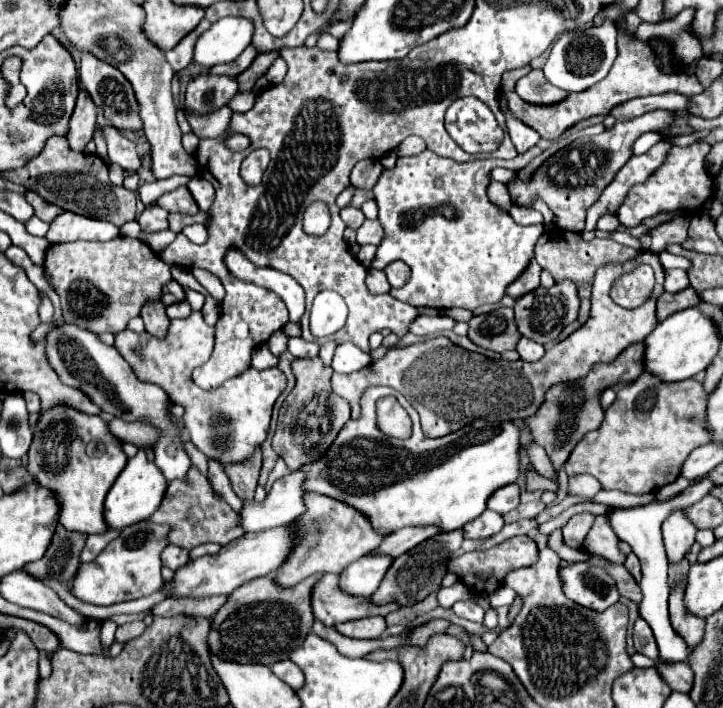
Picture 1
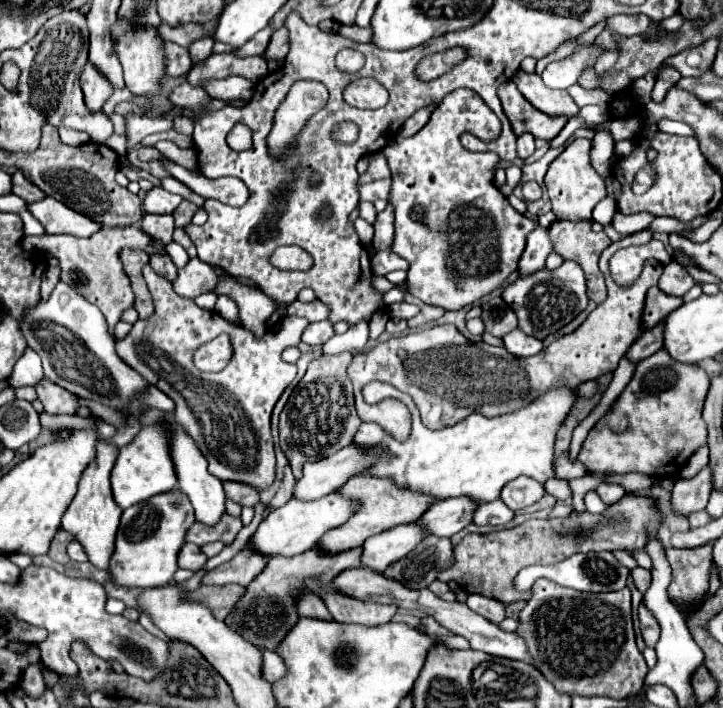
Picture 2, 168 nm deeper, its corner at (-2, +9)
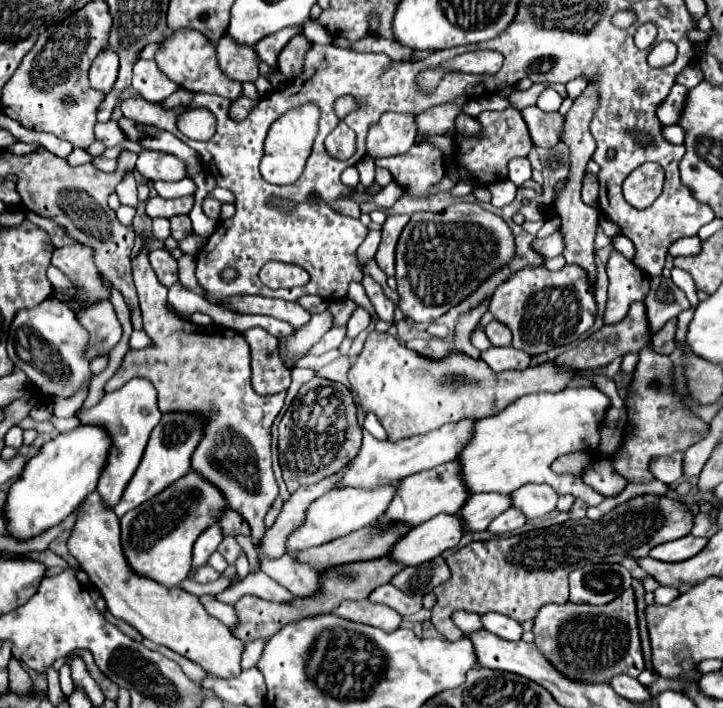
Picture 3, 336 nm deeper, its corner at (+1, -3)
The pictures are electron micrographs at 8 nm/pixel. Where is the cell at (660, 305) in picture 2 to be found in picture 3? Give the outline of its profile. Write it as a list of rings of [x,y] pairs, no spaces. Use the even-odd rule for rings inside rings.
[[[633,302],[627,316],[619,324],[607,324],[599,332],[591,334],[587,340],[579,342],[575,348],[567,350],[565,354],[559,354],[553,364],[559,368],[569,368],[569,370],[597,370],[605,364],[609,364],[617,356],[625,356],[629,352],[639,352],[643,346],[649,342],[649,324],[645,316],[645,306],[643,302]]]

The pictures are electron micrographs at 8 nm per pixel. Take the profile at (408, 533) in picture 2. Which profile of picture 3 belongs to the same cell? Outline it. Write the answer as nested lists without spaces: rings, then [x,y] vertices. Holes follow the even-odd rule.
[[[457,514],[435,516],[419,526],[415,526],[407,536],[403,536],[391,550],[389,556],[405,566],[423,564],[433,560],[441,552],[455,548],[461,536],[467,534],[463,518]]]

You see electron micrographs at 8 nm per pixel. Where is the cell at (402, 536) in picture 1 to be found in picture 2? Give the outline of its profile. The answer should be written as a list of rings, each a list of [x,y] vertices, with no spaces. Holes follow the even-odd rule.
[[[470,498],[438,500],[428,506],[428,510],[420,516],[418,524],[426,534],[454,536],[470,524],[474,510],[476,504]]]

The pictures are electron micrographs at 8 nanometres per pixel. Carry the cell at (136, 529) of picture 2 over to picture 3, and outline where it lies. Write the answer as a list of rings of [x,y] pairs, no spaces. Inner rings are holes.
[[[187,472],[177,484],[171,484],[171,488],[165,488],[159,496],[153,496],[121,518],[121,542],[131,568],[163,586],[179,586],[191,570],[191,550],[195,540],[207,526],[219,520],[225,508],[227,500],[223,492],[213,484],[207,484],[197,472]]]

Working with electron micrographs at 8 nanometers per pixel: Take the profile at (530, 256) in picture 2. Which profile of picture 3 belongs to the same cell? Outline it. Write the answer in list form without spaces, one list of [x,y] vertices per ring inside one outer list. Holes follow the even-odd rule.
[[[553,232],[551,236],[543,238],[543,240],[535,240],[533,242],[533,248],[537,252],[541,252],[545,258],[553,258],[553,256],[559,256],[563,252],[563,236],[561,232]]]

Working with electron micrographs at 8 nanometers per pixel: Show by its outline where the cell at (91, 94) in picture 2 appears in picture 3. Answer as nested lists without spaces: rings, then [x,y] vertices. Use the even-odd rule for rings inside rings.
[[[105,48],[97,54],[97,58],[91,64],[89,70],[89,82],[93,88],[109,94],[115,80],[117,80],[117,70],[119,70],[119,58],[111,48]]]

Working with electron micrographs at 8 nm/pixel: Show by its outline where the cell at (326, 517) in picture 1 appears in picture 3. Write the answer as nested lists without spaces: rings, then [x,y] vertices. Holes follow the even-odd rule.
[[[453,460],[453,462],[441,464],[441,466],[435,466],[431,470],[417,472],[413,476],[403,478],[391,506],[387,508],[387,512],[381,518],[381,524],[401,520],[401,522],[417,526],[425,520],[431,520],[437,514],[457,514],[469,496],[471,496],[471,492],[467,492],[467,486],[463,484],[459,460]]]

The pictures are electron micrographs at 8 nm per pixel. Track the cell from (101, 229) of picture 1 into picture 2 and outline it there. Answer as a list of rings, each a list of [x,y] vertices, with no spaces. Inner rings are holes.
[[[50,196],[42,202],[28,204],[28,208],[44,224],[46,234],[74,234],[88,238],[102,228],[102,224],[90,220],[80,212],[74,212],[72,208]]]

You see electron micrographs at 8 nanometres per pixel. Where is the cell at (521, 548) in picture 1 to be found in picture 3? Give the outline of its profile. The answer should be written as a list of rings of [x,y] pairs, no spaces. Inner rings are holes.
[[[639,494],[637,498],[613,508],[609,514],[605,514],[599,520],[589,520],[589,518],[567,520],[565,524],[549,526],[543,530],[531,530],[531,532],[523,532],[517,536],[509,536],[509,538],[471,542],[447,558],[451,578],[433,590],[433,594],[437,596],[437,604],[431,610],[431,622],[433,622],[435,630],[441,636],[445,636],[447,640],[459,640],[463,636],[463,632],[453,630],[453,620],[451,620],[451,614],[455,610],[467,610],[467,612],[475,612],[479,616],[483,616],[487,612],[499,612],[517,622],[533,620],[543,604],[567,602],[567,598],[569,598],[567,574],[573,572],[575,568],[579,568],[583,562],[613,564],[613,562],[621,562],[625,558],[643,558],[649,554],[651,548],[655,548],[663,542],[671,542],[675,538],[683,538],[685,534],[691,532],[691,528],[693,528],[693,514],[683,502],[673,500],[669,496]]]

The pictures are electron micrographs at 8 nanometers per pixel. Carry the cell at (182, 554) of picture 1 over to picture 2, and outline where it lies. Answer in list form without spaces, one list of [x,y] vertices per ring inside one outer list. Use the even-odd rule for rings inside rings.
[[[186,542],[182,552],[178,552],[178,566],[186,570],[200,570],[206,562],[206,554],[196,546]]]

